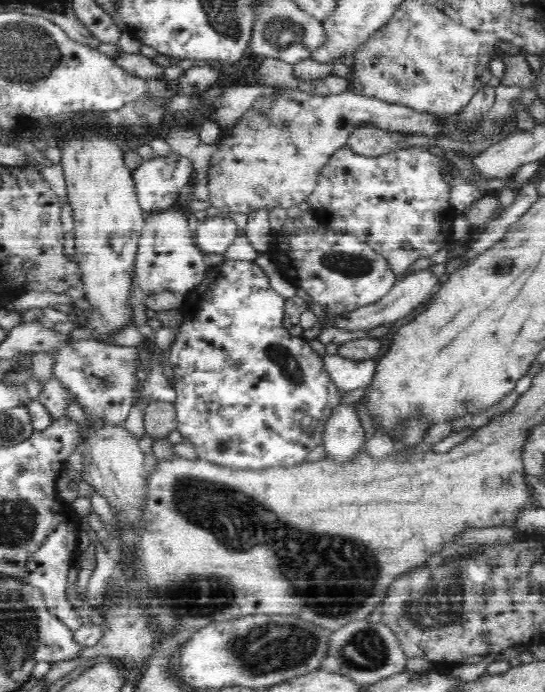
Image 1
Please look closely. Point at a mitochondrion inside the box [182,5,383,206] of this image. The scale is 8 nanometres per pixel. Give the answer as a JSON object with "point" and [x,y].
{"point":[281,32]}

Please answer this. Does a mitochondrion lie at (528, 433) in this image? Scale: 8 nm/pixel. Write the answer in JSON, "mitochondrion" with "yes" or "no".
{"mitochondrion":"no"}

